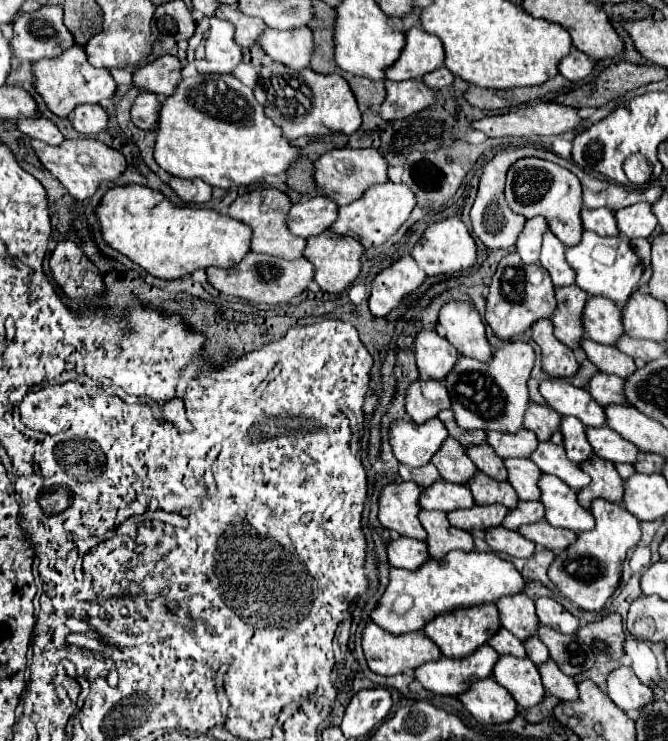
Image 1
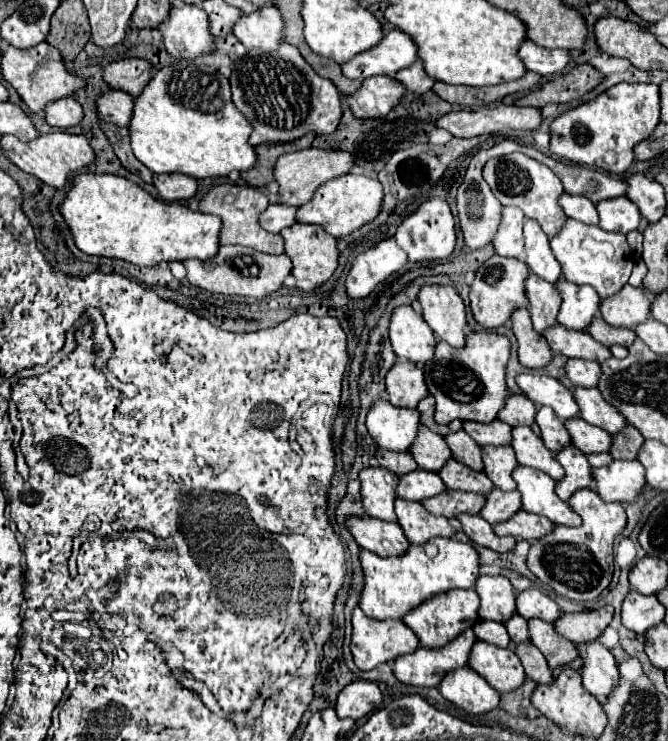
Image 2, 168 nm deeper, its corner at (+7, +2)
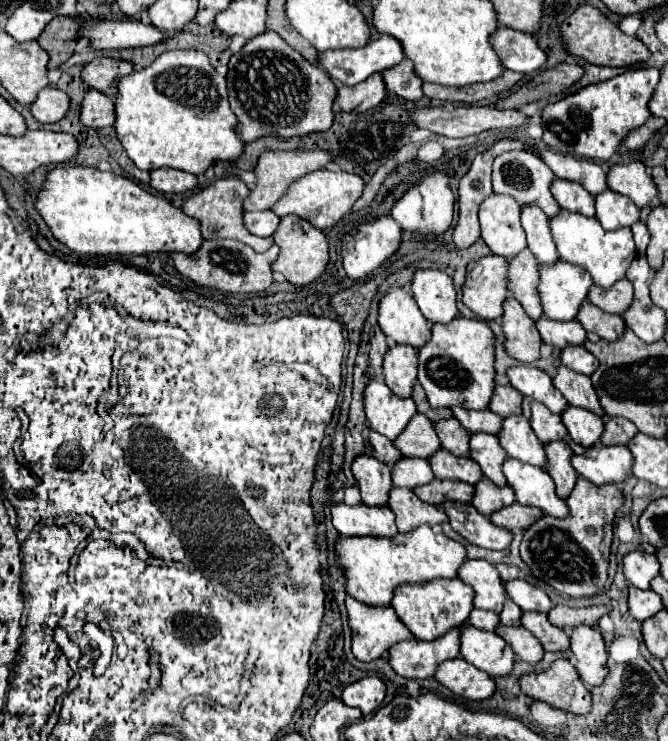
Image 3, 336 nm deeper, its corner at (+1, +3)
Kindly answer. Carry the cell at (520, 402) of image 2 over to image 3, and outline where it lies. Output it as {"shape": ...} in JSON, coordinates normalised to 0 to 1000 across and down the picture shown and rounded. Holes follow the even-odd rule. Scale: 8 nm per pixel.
{"shape":[[[743,518],[731,551],[734,551],[740,559],[746,559],[746,561],[760,564],[760,561],[766,561],[766,559],[781,559],[778,545],[781,545],[778,529],[772,529],[766,521],[749,521],[749,518]]]}

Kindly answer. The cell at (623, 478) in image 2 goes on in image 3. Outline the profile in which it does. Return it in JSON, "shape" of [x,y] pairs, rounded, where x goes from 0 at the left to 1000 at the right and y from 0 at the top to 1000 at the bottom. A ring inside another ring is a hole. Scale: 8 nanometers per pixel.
{"shape":[[[883,602],[874,613],[853,621],[859,634],[889,653],[928,653],[946,634],[946,613],[937,602]]]}

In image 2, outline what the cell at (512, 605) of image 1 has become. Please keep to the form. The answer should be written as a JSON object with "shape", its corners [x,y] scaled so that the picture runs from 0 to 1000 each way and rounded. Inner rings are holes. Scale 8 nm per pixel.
{"shape":[[[722,776],[713,787],[713,800],[719,803],[719,835],[757,841],[772,827],[772,800],[757,779]]]}

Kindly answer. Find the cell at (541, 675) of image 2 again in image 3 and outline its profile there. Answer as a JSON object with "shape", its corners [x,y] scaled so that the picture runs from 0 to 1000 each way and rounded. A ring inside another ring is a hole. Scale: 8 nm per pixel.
{"shape":[[[749,842],[749,848],[743,848],[743,856],[766,872],[766,877],[772,880],[772,885],[778,891],[784,891],[790,896],[802,896],[811,891],[814,874],[802,864],[802,858],[793,858],[793,853],[787,848],[757,848],[754,842]]]}

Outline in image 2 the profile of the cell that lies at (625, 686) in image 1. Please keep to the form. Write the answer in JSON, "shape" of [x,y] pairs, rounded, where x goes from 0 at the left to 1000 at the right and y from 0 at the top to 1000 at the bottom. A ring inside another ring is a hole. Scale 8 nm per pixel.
{"shape":[[[895,865],[880,870],[865,870],[865,876],[877,879],[874,900],[871,900],[871,922],[877,933],[883,933],[898,946],[904,946],[904,941],[910,941],[919,933],[919,924],[925,924],[928,916],[922,889]]]}

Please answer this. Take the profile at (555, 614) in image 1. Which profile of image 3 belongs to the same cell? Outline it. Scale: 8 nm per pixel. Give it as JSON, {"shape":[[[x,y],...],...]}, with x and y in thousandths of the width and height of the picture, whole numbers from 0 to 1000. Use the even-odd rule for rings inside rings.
{"shape":[[[760,783],[754,785],[757,802],[760,807],[766,807],[784,826],[790,823],[802,823],[802,826],[820,826],[829,815],[826,810],[817,804],[817,799],[811,799],[808,794],[784,785],[784,783]]]}

